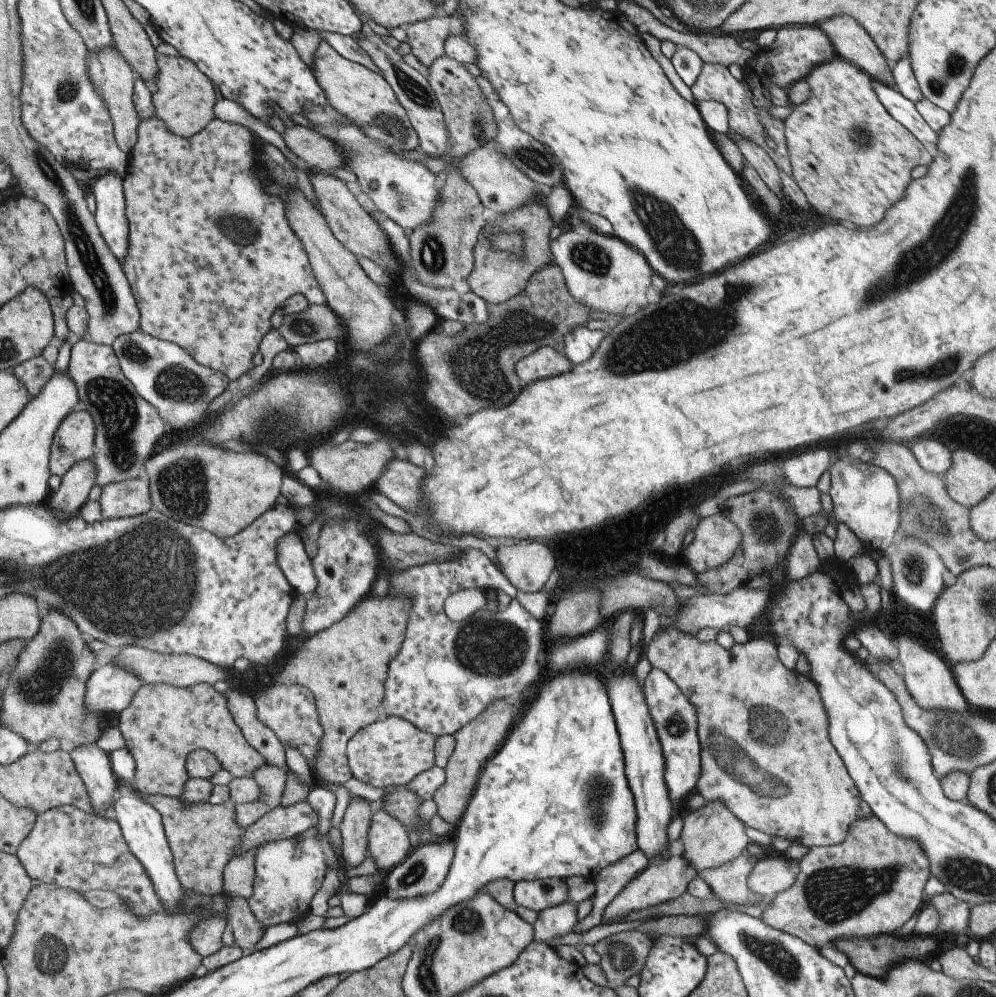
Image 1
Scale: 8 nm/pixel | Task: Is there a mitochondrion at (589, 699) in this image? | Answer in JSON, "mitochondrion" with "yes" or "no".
{"mitochondrion":"no"}

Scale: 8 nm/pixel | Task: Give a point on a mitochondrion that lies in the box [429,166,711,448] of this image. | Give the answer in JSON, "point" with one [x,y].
{"point":[475,362]}

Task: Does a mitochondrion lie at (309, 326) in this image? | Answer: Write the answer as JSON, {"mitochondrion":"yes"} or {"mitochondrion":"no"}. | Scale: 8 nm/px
{"mitochondrion":"yes"}

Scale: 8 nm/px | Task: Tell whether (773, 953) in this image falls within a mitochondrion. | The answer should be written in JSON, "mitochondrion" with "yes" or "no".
{"mitochondrion":"yes"}

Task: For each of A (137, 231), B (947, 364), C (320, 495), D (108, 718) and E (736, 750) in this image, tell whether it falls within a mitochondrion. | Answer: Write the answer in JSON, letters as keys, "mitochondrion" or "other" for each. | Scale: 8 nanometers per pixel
{"A":"other","B":"mitochondrion","C":"other","D":"other","E":"mitochondrion"}

